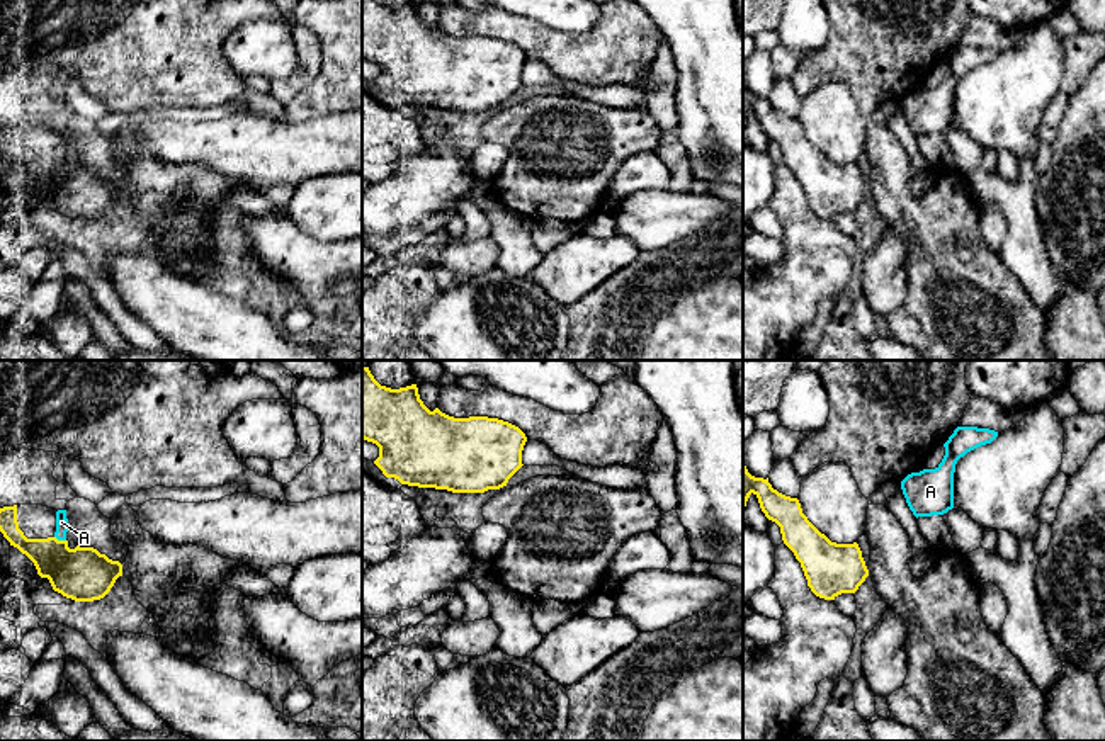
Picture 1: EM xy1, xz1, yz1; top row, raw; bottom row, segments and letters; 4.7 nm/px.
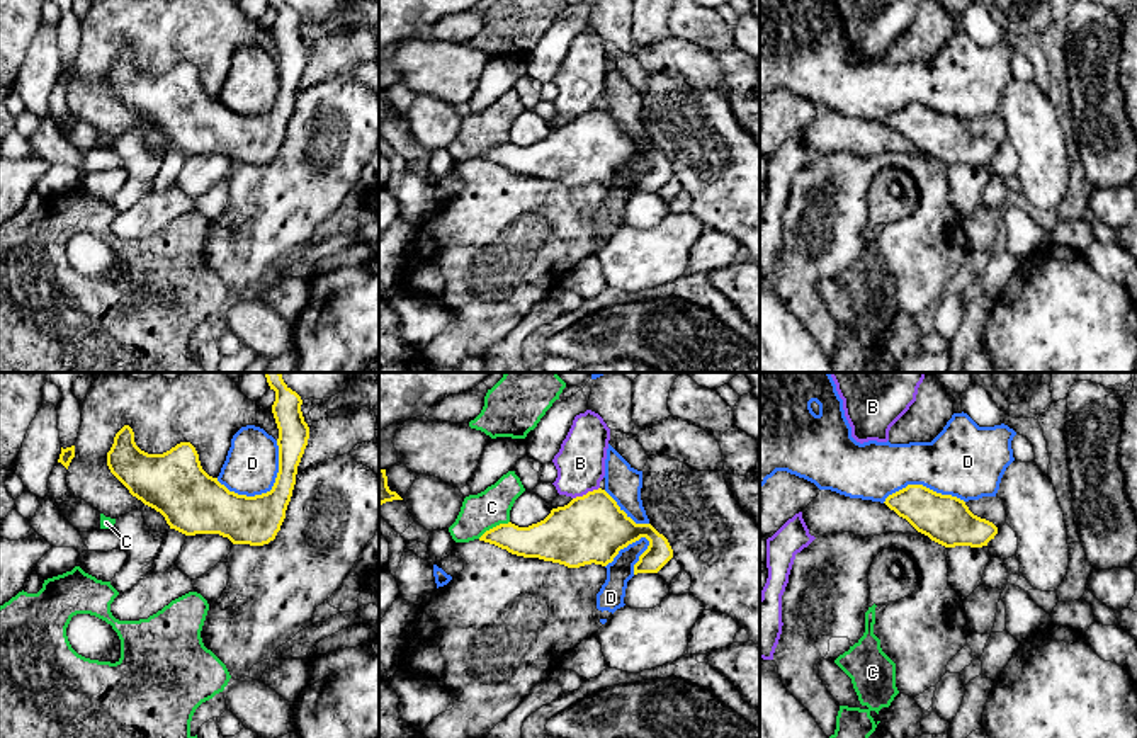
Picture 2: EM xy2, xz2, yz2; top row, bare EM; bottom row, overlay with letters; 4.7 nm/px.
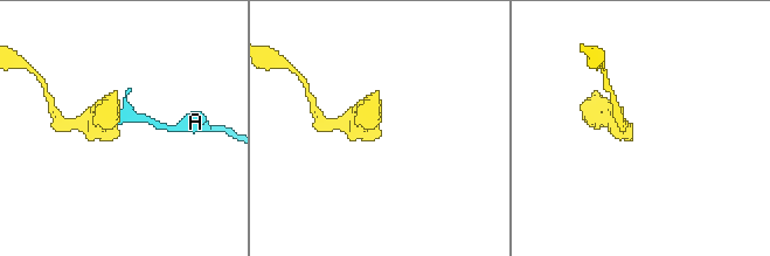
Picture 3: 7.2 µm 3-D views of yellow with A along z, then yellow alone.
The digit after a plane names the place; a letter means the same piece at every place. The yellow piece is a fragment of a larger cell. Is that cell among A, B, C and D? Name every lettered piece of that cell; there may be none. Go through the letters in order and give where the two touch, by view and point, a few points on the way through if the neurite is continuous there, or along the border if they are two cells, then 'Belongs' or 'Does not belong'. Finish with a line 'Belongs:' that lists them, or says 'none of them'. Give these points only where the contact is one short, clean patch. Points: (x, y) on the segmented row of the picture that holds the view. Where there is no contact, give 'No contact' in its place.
A: Touches yellow at xy1 (60, 541). Path across: xy1 (84, 575), (60, 551), (60, 541), (62, 522). Belongs
B: Touches yellow at xz2 (587, 493). Does not belong
C: Touches yellow at xz2 (493, 527). Does not belong
D: Touches yellow at xy2 (267, 492). Does not belong
Belongs: A

